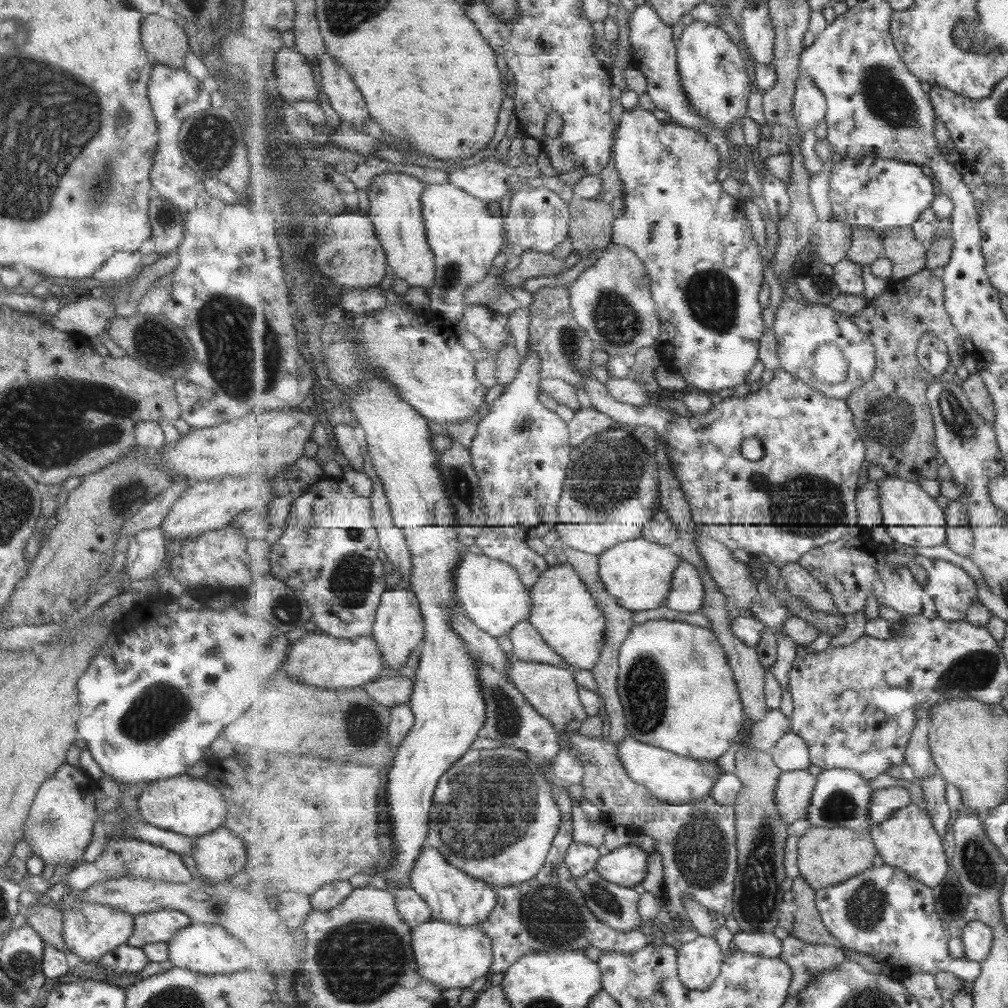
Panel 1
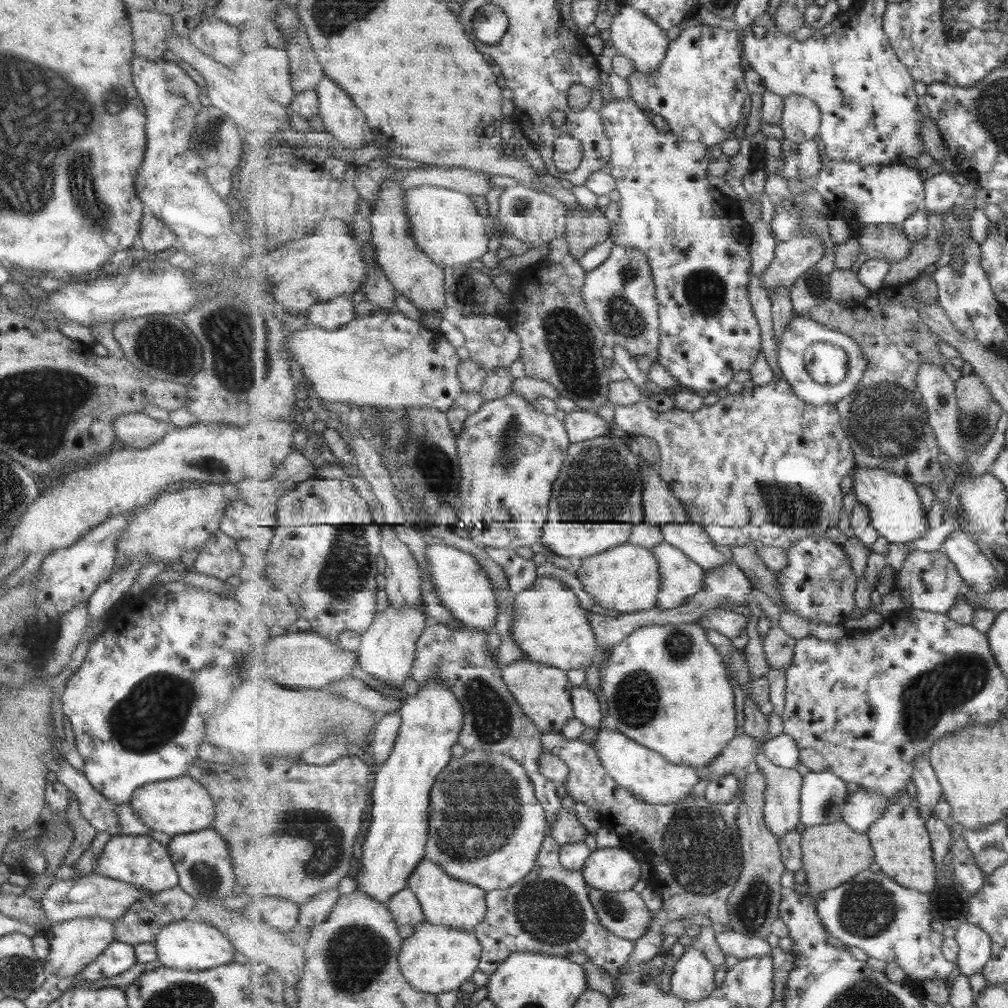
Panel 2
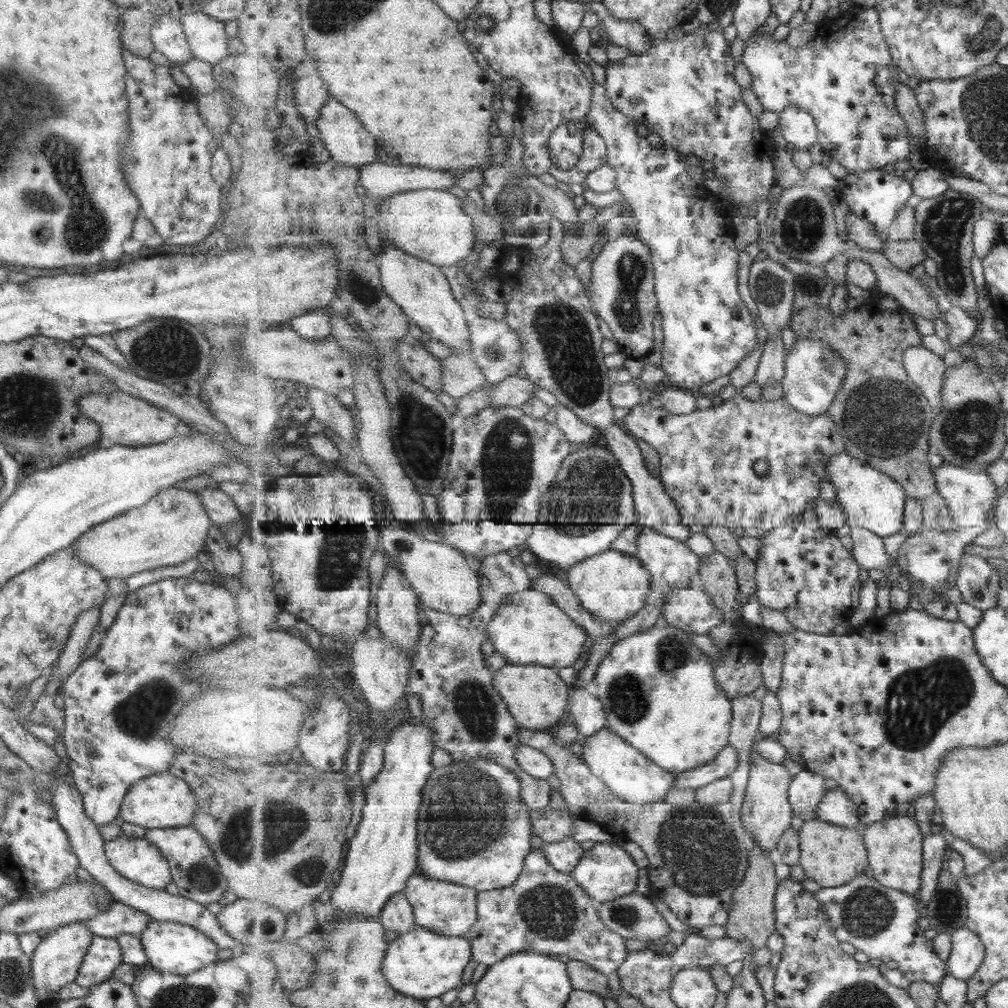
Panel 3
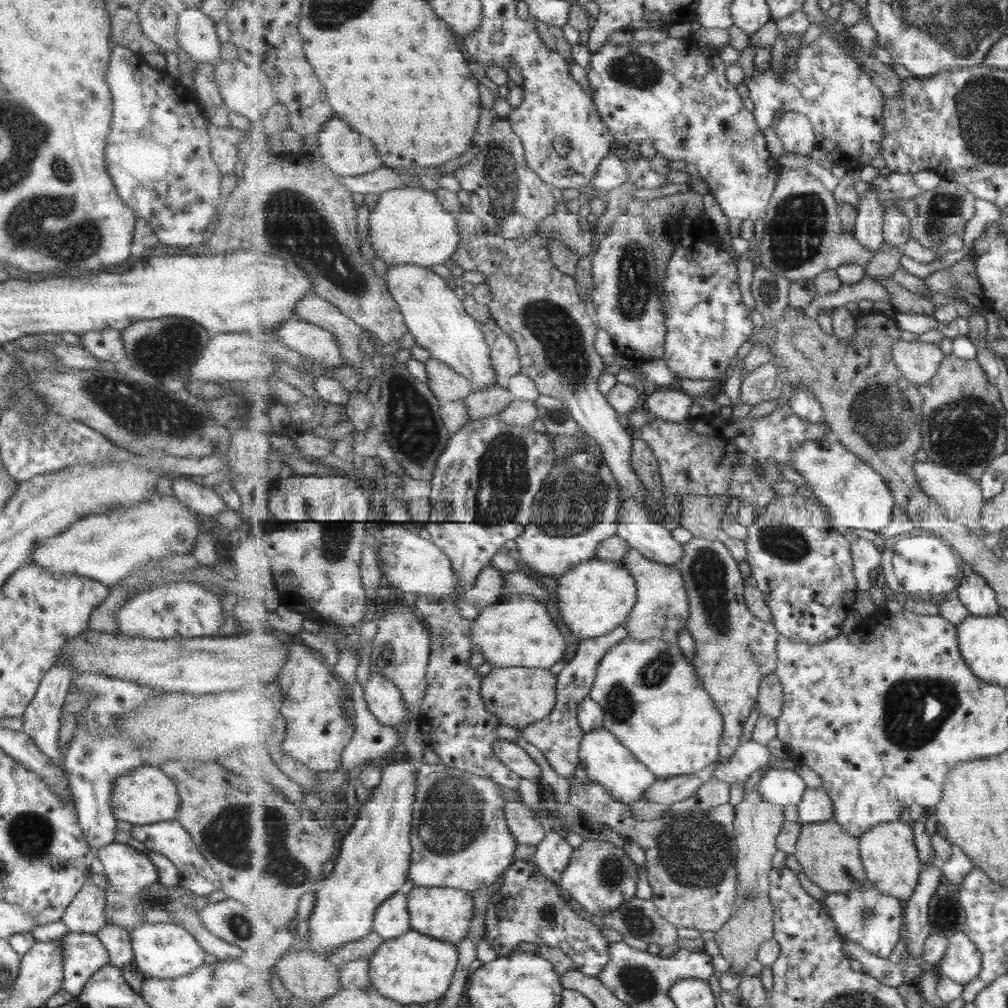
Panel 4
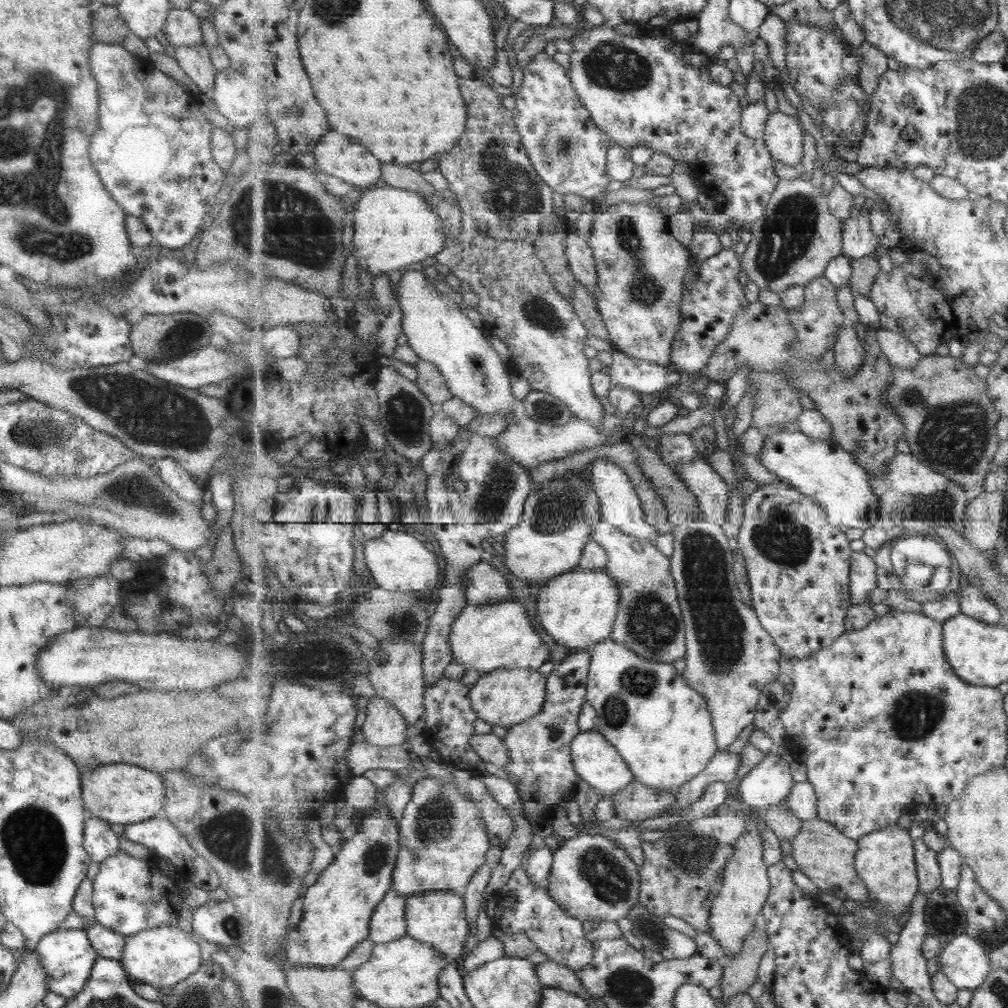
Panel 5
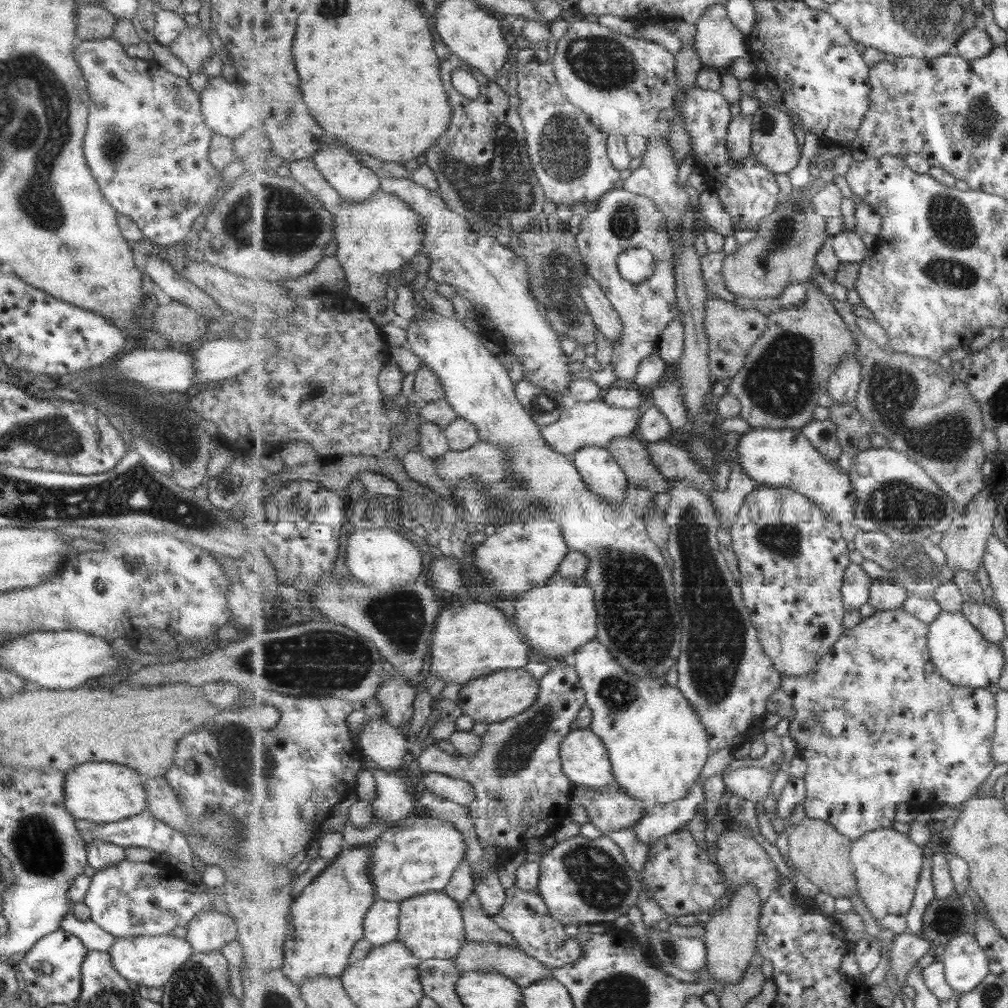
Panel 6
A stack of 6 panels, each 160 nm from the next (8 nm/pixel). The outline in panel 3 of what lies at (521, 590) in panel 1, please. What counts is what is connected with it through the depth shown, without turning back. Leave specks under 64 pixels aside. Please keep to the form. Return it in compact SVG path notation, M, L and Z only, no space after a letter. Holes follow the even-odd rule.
M393 520L383 523L381 549L386 555L398 560L398 566L407 575L411 587L419 596L423 608L439 610L443 614L469 616L483 606L483 590L478 571L462 552L443 542L426 540L413 531L399 528Z

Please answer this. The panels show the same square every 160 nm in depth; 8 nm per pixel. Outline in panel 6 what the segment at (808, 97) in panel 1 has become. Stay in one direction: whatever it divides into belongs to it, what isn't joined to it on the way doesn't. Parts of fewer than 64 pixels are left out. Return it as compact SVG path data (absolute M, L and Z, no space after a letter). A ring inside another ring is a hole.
M765 106L755 112L755 136L753 136L752 154L755 156L769 171L775 172L775 175L789 174L799 160L801 160L801 146L799 146L799 138L793 132L793 122L789 114L773 108L773 106Z

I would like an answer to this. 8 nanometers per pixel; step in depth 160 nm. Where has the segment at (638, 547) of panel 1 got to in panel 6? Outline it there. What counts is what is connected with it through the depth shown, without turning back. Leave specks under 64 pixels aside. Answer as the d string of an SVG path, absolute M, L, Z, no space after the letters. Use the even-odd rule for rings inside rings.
M555 575L549 580L547 586L539 586L521 593L514 599L515 619L513 624L523 639L527 639L527 645L548 658L562 658L570 653L597 640L597 624L599 624L599 606L595 591L587 585L587 579L583 577L563 577Z

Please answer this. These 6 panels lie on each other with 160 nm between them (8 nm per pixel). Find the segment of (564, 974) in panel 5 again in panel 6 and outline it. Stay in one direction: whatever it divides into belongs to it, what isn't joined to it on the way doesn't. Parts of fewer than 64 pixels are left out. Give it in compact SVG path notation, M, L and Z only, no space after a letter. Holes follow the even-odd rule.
M469 941L455 958L464 971L498 971L513 978L522 988L544 978L554 977L551 968L540 960L511 945L498 945L487 941Z

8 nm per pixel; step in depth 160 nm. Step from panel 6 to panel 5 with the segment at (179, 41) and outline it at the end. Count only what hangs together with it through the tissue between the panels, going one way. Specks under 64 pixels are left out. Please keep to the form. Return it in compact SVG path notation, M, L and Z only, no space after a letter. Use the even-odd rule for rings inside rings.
M199 43L191 46L174 47L173 57L179 68L197 86L199 95L211 97L215 70L209 58L208 46Z

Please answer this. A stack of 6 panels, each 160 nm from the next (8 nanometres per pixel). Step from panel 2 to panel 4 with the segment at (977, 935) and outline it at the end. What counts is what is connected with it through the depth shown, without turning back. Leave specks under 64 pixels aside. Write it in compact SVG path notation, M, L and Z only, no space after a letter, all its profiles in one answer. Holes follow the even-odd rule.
M965 931L949 939L945 956L936 964L937 972L939 976L967 985L982 973L982 951Z

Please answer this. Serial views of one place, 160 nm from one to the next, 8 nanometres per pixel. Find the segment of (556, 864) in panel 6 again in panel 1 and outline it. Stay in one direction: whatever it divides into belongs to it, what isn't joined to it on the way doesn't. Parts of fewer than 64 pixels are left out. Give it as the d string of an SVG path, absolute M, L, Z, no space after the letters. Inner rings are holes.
M635 843L612 850L601 856L596 869L605 880L619 886L634 887L641 884L647 876L647 852L641 850Z

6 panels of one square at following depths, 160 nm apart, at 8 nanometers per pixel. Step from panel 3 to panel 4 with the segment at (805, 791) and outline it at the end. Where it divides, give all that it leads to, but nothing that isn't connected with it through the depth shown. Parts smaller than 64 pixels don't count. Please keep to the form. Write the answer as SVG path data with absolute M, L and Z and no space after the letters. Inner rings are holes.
M767 768L758 782L762 798L765 798L766 802L779 803L781 806L798 806L808 788L803 778L797 774L797 768Z

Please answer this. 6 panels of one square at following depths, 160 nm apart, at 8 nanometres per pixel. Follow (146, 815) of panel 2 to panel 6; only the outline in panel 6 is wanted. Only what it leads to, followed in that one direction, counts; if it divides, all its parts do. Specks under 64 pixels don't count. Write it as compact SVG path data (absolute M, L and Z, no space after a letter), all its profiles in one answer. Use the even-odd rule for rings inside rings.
M86 762L64 775L62 803L77 820L101 824L115 822L146 810L144 783L134 770L110 762Z

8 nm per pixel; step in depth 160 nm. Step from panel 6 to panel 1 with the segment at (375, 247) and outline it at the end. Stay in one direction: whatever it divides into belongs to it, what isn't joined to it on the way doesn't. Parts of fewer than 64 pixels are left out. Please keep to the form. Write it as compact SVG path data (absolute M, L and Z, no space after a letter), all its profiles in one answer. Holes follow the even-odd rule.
M430 184L426 186L425 193L422 194L423 216L426 219L427 239L430 240L430 246L434 250L436 258L436 277L435 284L430 290L430 310L440 314L445 320L450 320L454 324L454 329L458 331L467 350L477 354L479 359L493 358L487 353L483 343L472 332L466 329L463 324L463 313L468 306L466 304L464 292L474 283L481 282L488 274L489 268L493 268L493 260L500 252L504 252L503 242L506 239L504 229L504 219L501 216L492 216L489 214L487 202L469 194L466 190L455 186L454 184Z

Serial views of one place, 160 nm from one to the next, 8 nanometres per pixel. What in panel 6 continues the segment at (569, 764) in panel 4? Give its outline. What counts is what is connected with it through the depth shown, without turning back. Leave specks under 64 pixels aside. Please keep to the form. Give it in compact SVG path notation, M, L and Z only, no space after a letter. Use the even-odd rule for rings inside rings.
M559 663L540 680L538 700L529 710L488 726L480 751L453 756L429 743L417 757L420 772L440 772L470 782L474 788L476 797L467 807L485 851L483 862L472 868L474 876L482 876L474 882L474 893L491 918L502 912L507 898L506 889L491 867L494 854L522 850L531 838L548 835L567 820L575 783L563 770L561 748L585 705L586 690L575 665Z

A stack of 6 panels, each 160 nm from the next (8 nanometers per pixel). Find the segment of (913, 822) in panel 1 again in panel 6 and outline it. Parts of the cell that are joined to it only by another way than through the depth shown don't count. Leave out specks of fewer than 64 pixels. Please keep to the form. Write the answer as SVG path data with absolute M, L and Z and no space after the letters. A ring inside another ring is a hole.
M891 827L865 834L854 841L850 849L860 898L870 914L880 926L894 930L897 934L905 933L910 910L914 905L915 889L926 862L924 847L916 843L908 833L897 832Z

